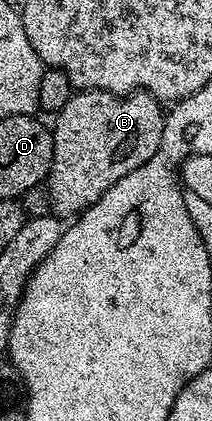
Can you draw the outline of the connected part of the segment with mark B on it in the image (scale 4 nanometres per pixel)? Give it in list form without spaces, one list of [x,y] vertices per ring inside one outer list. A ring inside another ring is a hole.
[[[101,89],[73,92],[70,103],[54,117],[52,162],[46,178],[51,212],[60,219],[75,218],[98,203],[118,179],[142,167],[162,143],[165,116],[165,106],[143,91],[127,95]]]

